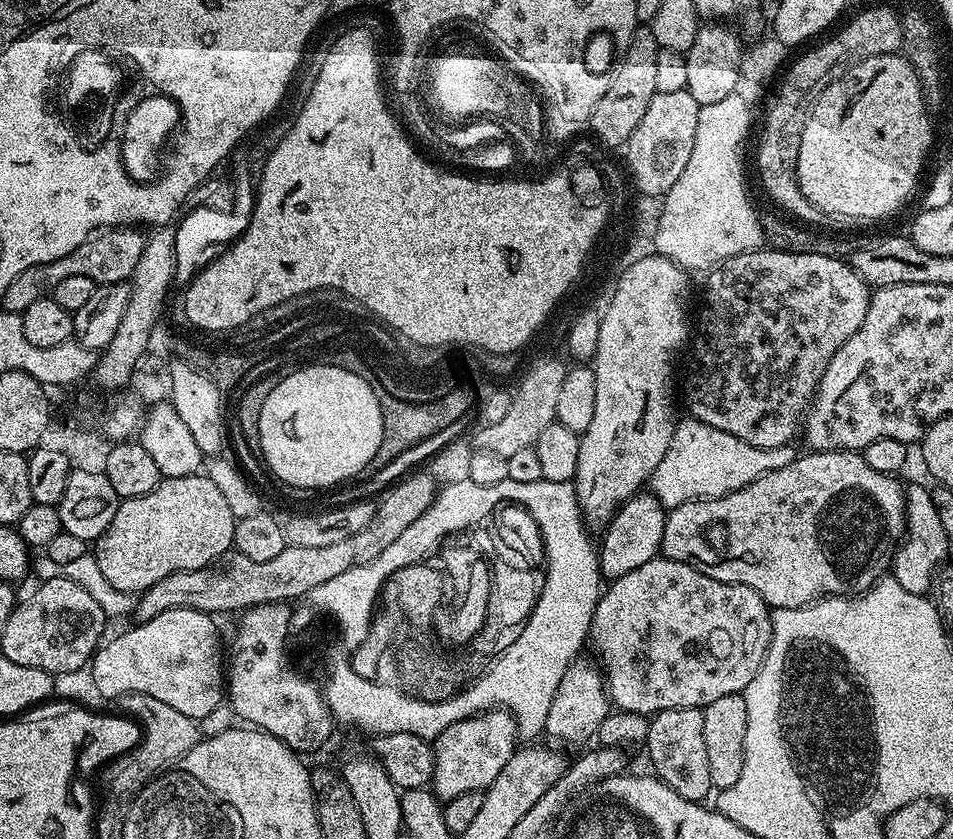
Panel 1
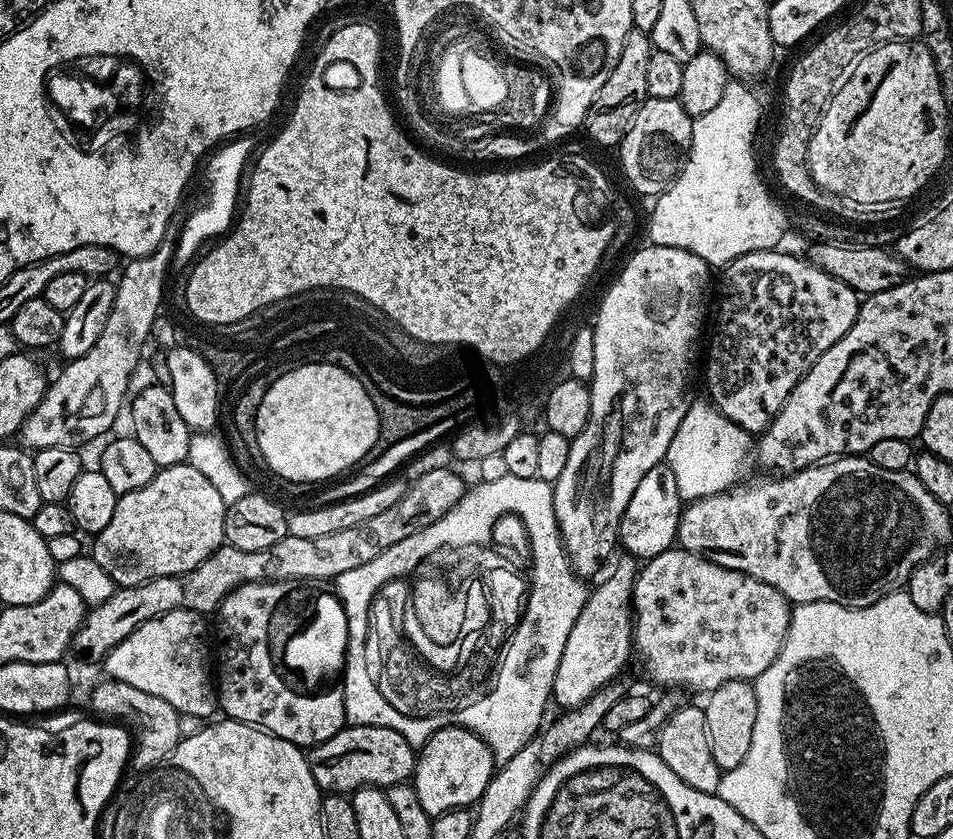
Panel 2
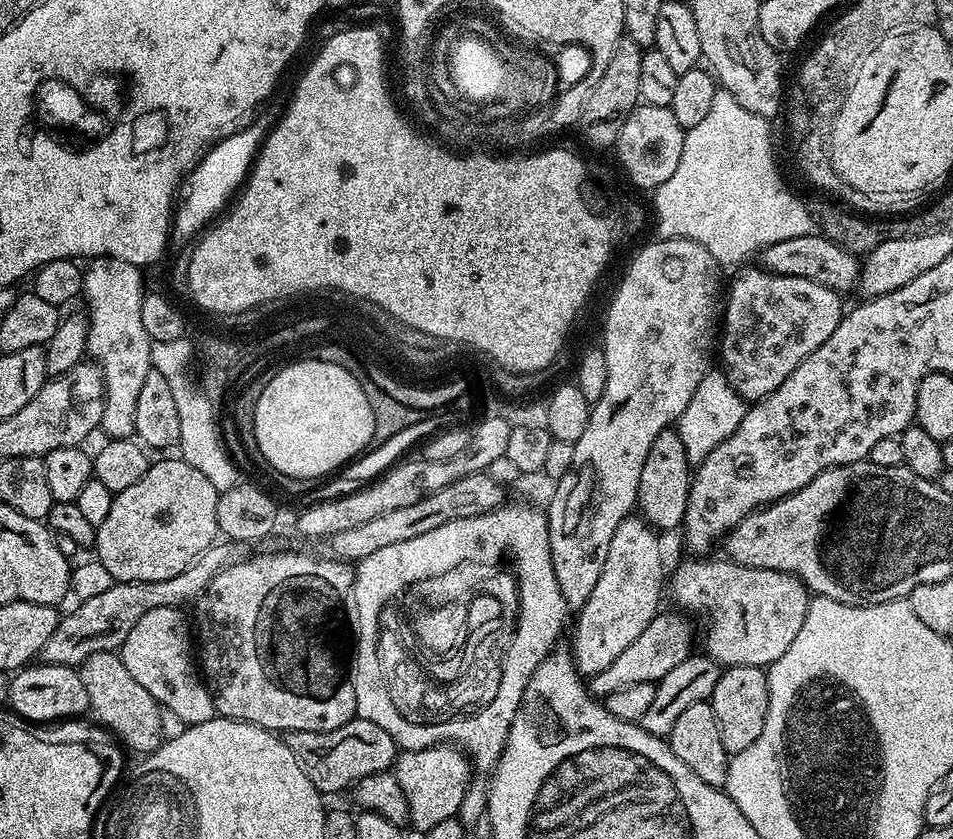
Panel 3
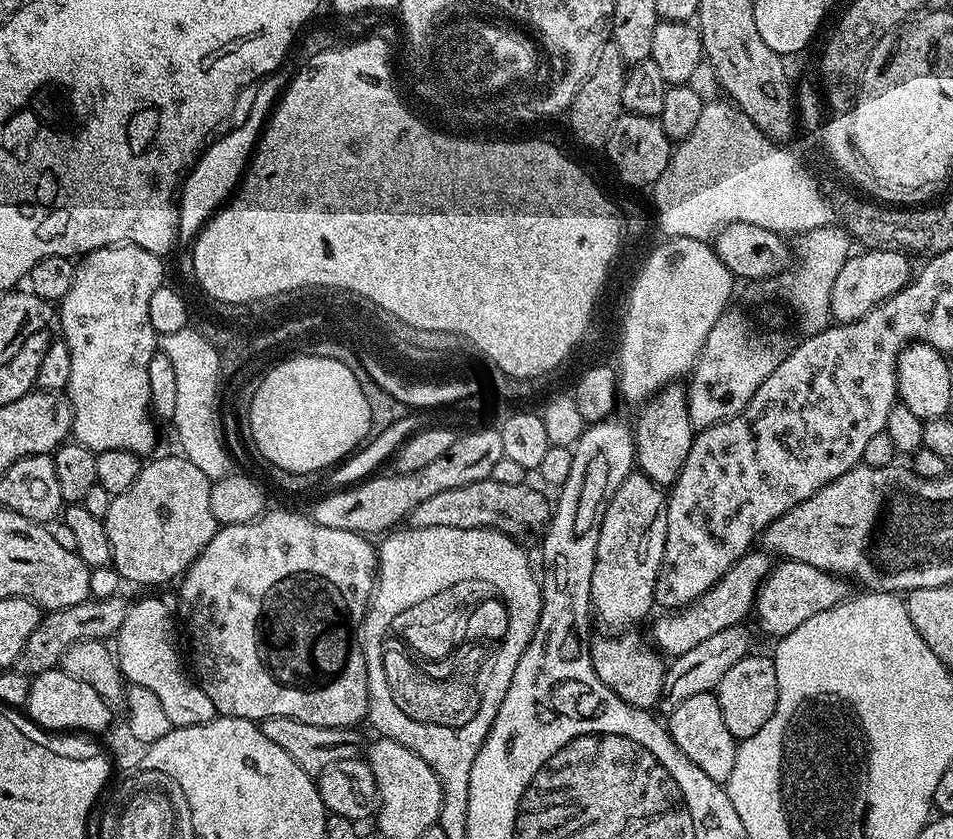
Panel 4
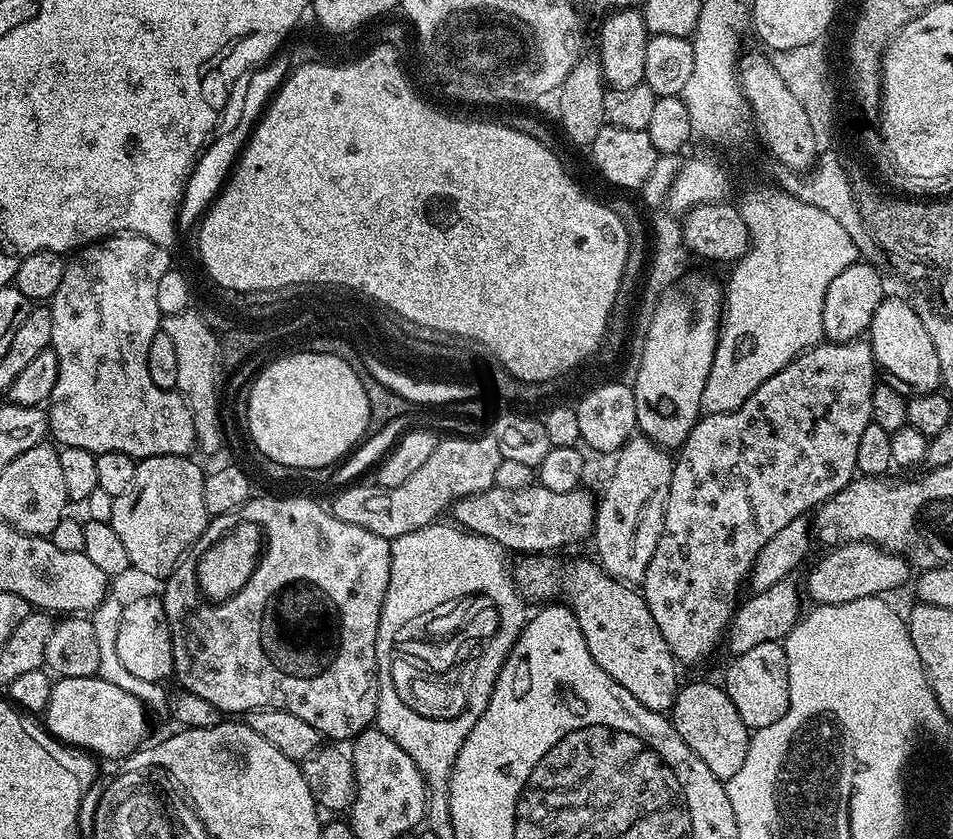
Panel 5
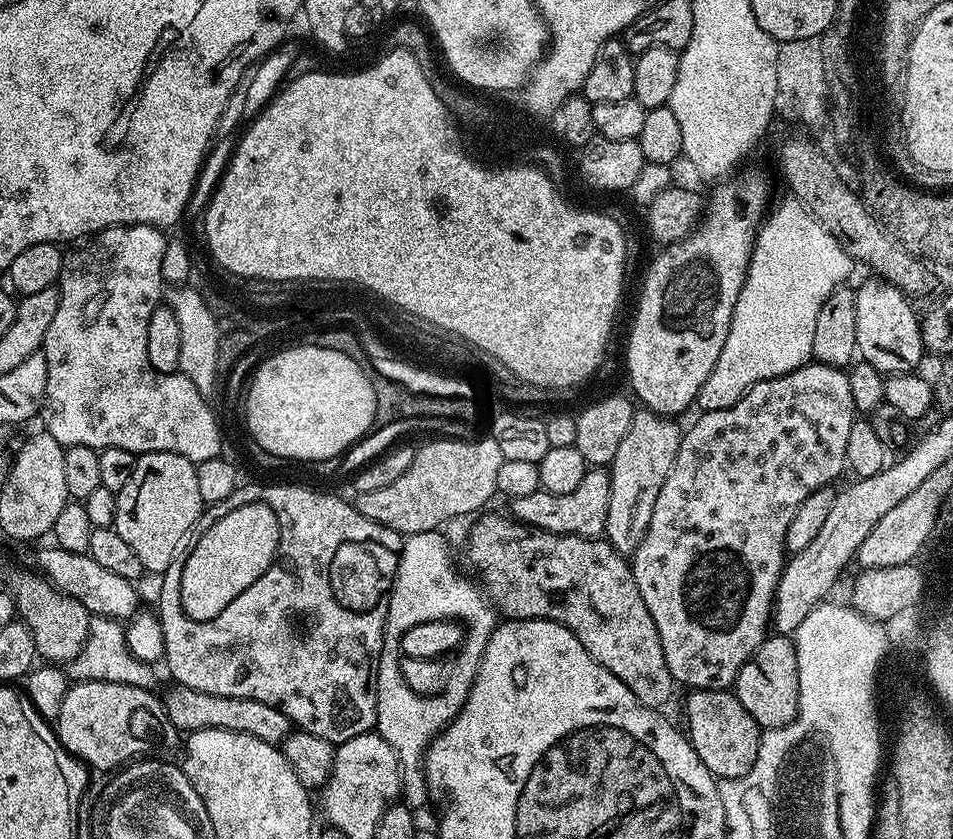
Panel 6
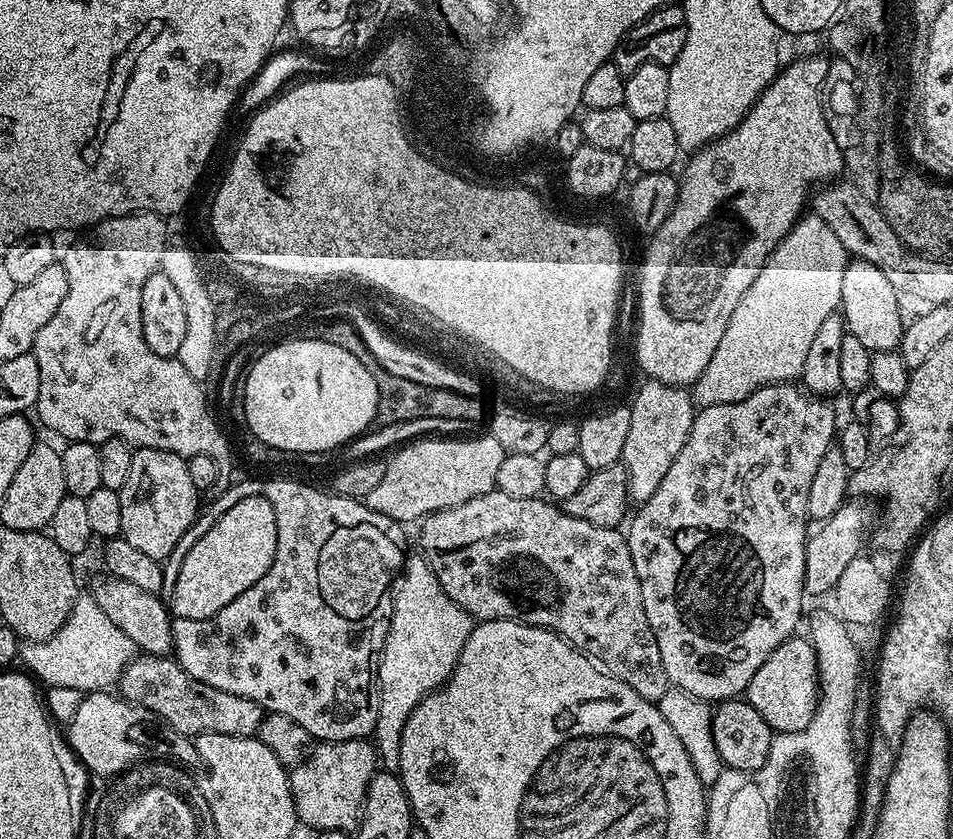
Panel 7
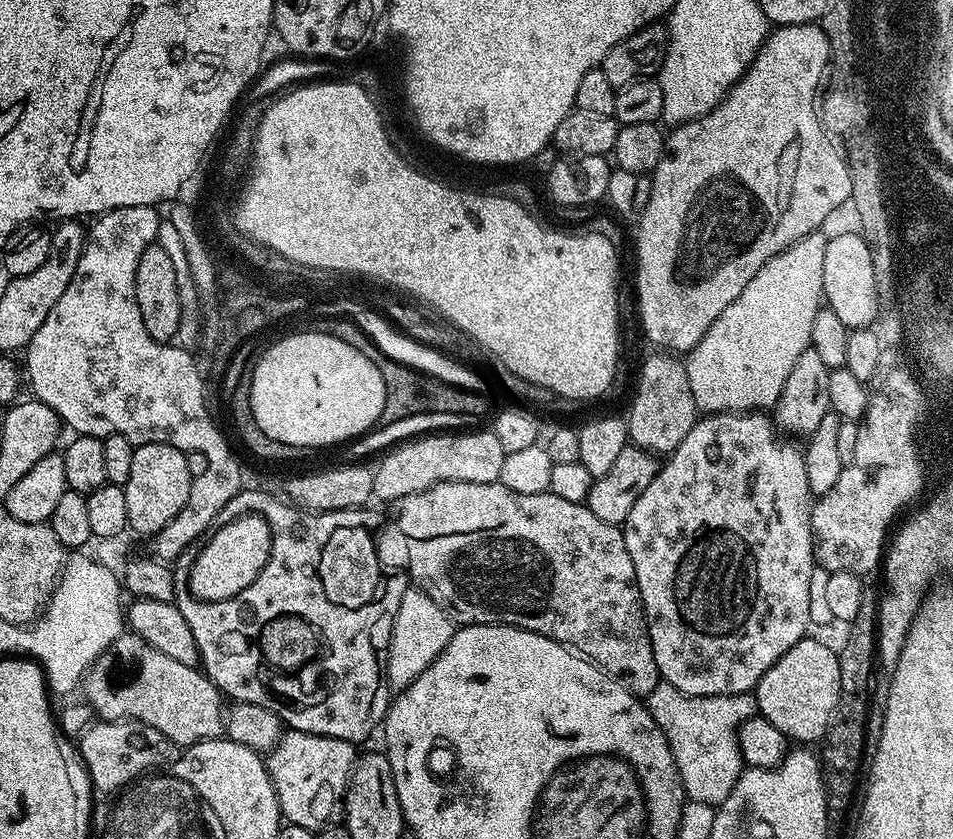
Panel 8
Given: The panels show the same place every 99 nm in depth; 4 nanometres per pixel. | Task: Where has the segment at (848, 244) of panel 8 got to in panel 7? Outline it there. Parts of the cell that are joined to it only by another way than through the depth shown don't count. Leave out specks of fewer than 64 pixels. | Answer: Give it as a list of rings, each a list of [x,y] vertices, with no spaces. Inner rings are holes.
[[[849,259],[840,273],[840,303],[847,335],[858,338],[870,353],[890,352],[899,349],[900,339],[906,327],[906,320],[900,317],[901,299],[894,286],[874,266],[865,260]]]

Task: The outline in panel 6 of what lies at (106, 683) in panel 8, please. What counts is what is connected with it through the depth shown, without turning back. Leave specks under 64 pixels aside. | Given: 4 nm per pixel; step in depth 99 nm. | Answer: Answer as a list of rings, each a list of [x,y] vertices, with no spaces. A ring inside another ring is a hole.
[[[176,684],[168,693],[163,693],[162,703],[172,725],[185,733],[197,732],[203,728],[221,728],[245,732],[254,738],[262,738],[262,742],[280,746],[294,731],[292,720],[286,714],[282,714],[282,710],[250,698],[222,698],[214,694],[202,694],[202,690],[190,690],[186,686]]]

